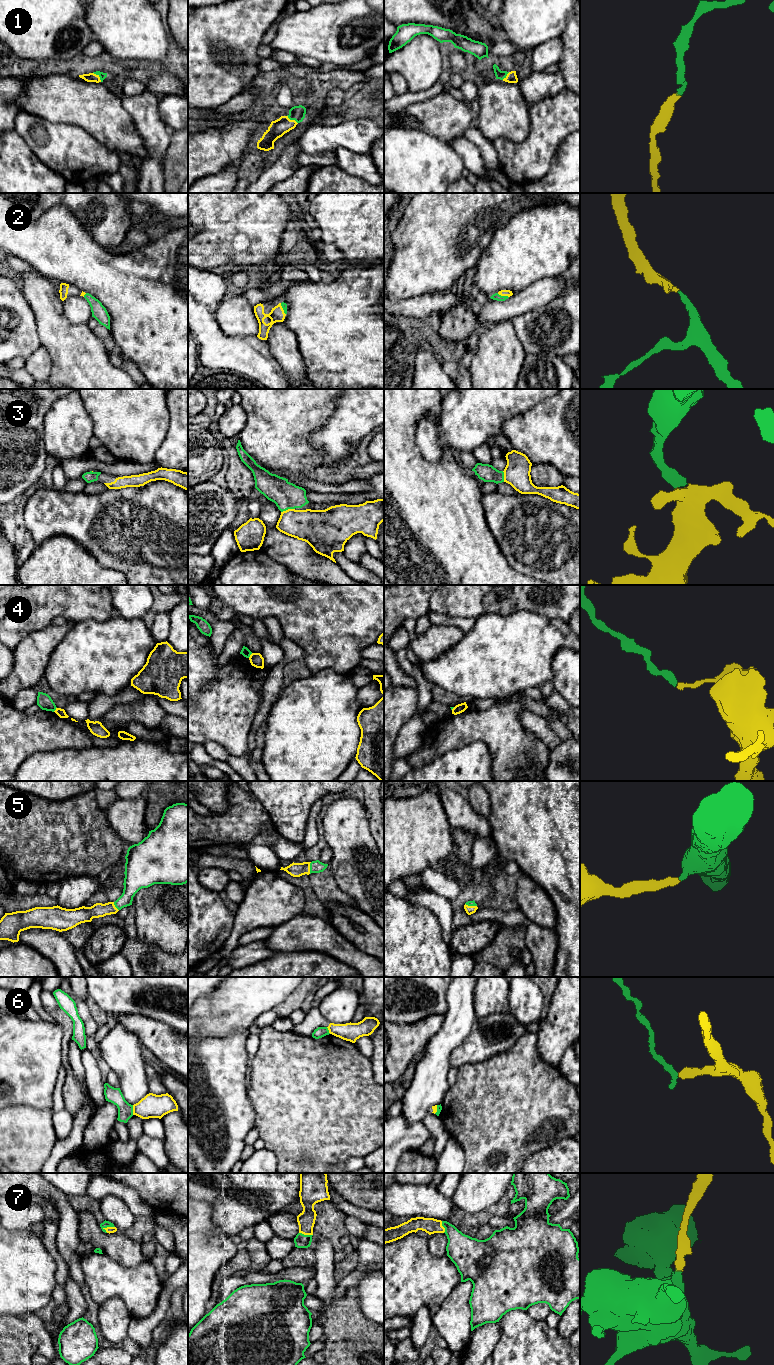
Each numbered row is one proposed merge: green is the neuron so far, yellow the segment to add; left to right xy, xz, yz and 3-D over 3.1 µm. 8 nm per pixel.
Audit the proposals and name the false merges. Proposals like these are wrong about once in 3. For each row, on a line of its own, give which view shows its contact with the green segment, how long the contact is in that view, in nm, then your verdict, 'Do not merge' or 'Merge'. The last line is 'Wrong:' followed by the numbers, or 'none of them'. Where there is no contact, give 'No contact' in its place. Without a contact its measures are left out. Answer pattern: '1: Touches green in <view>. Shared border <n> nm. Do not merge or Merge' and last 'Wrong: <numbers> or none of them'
1: Touches green in xy. Shared border 100 nm. Merge
2: Touches green in yz. Shared border 100 nm. Merge
3: Touches green in xz. Shared border 120 nm. Merge
4: Touches green in xz. Shared border 50 nm. Do not merge
5: Touches green in xz. Shared border 100 nm. Merge
6: Touches green in xy. Shared border 80 nm. Do not merge
7: Touches green in xy. Shared border 110 nm. Merge
Wrong: 4, 6

